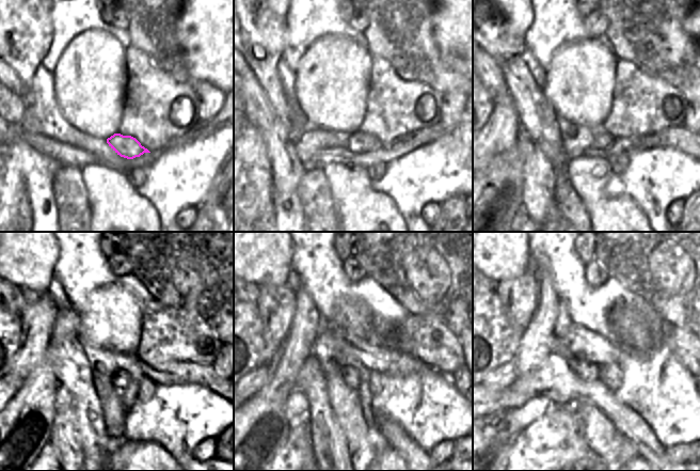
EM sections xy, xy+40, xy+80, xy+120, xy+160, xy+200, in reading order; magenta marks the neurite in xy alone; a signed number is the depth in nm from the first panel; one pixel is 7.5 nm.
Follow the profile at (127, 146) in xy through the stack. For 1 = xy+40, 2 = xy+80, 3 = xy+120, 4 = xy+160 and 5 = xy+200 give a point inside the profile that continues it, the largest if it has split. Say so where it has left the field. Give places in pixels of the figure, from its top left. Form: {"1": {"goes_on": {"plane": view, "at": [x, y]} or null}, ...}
{"1": {"goes_on": {"plane": "xy+40", "at": [359, 142]}}, "2": {"goes_on": {"plane": "xy+80", "at": [603, 141]}}, "3": {"goes_on": {"plane": "xy+120", "at": [120, 379]}}, "4": {"goes_on": {"plane": "xy+160", "at": [352, 376]}}, "5": {"goes_on": {"plane": "xy+200", "at": [587, 371]}}}

